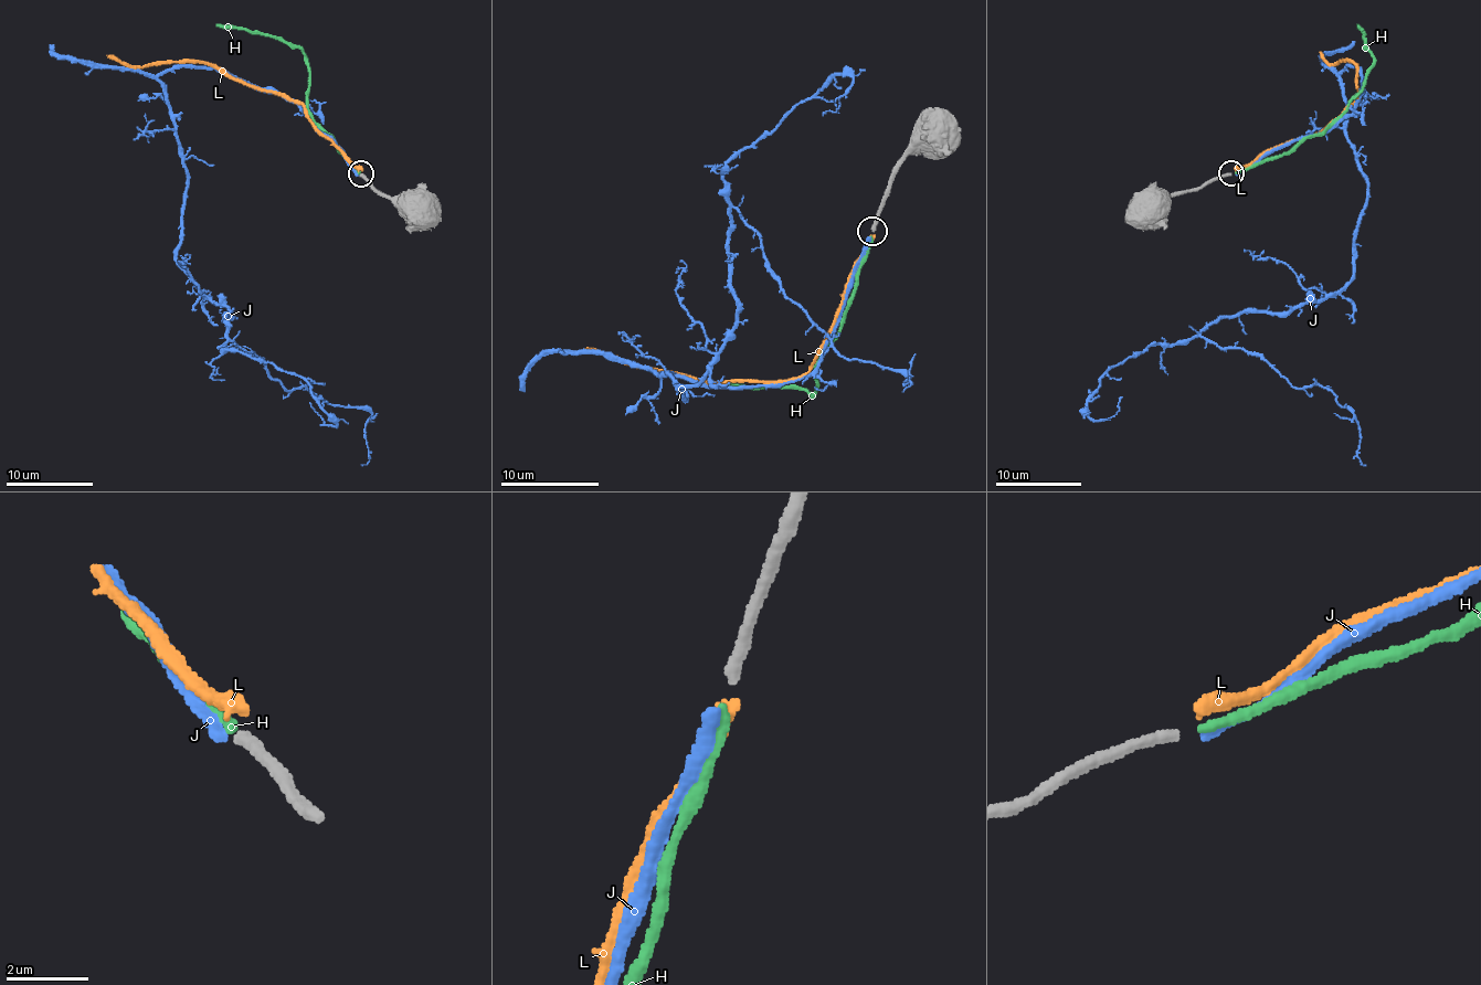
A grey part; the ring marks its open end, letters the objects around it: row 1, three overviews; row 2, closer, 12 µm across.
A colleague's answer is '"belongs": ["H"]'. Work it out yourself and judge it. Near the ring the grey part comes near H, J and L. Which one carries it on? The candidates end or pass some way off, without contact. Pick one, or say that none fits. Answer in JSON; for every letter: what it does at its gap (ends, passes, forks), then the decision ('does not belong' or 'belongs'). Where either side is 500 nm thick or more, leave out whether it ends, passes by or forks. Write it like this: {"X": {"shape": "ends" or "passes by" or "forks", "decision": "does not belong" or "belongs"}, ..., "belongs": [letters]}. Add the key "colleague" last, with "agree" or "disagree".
{"H": {"shape": "ends", "decision": "belongs"}, "J": {"shape": "ends", "decision": "does not belong"}, "L": {"shape": "ends", "decision": "does not belong"}, "belongs": ["H"], "colleague": "agree"}

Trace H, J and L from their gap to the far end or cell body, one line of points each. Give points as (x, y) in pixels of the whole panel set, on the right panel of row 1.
H: (1236, 172), (1288, 155), (1307, 137), (1324, 133), (1344, 112), (1362, 87), (1372, 57), (1356, 23)
J: (1236, 175), (1346, 117), (1361, 71), (1340, 78), (1367, 184), (1354, 274), (1199, 334), (1332, 393), (1365, 465)
L: (1236, 170), (1250, 166), (1272, 148), (1323, 130), (1356, 98), (1356, 66), (1351, 62), (1328, 62), (1322, 51)

